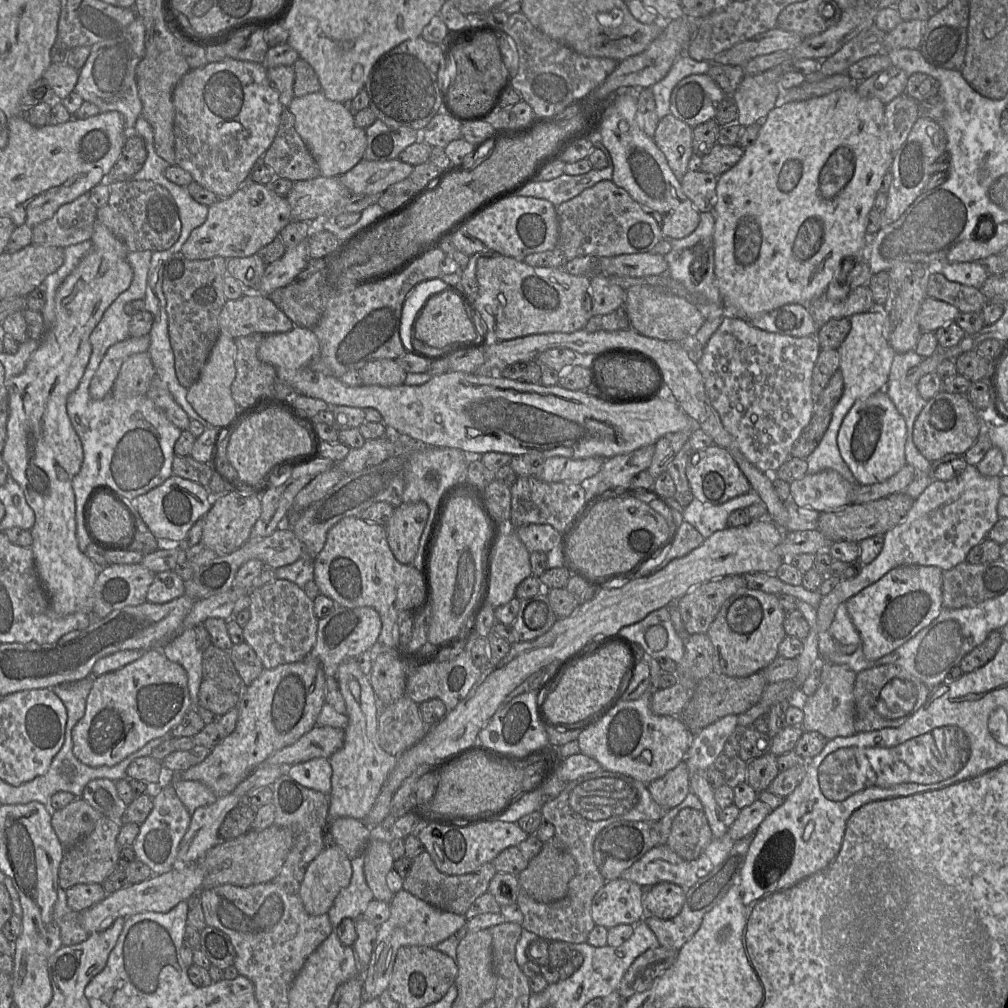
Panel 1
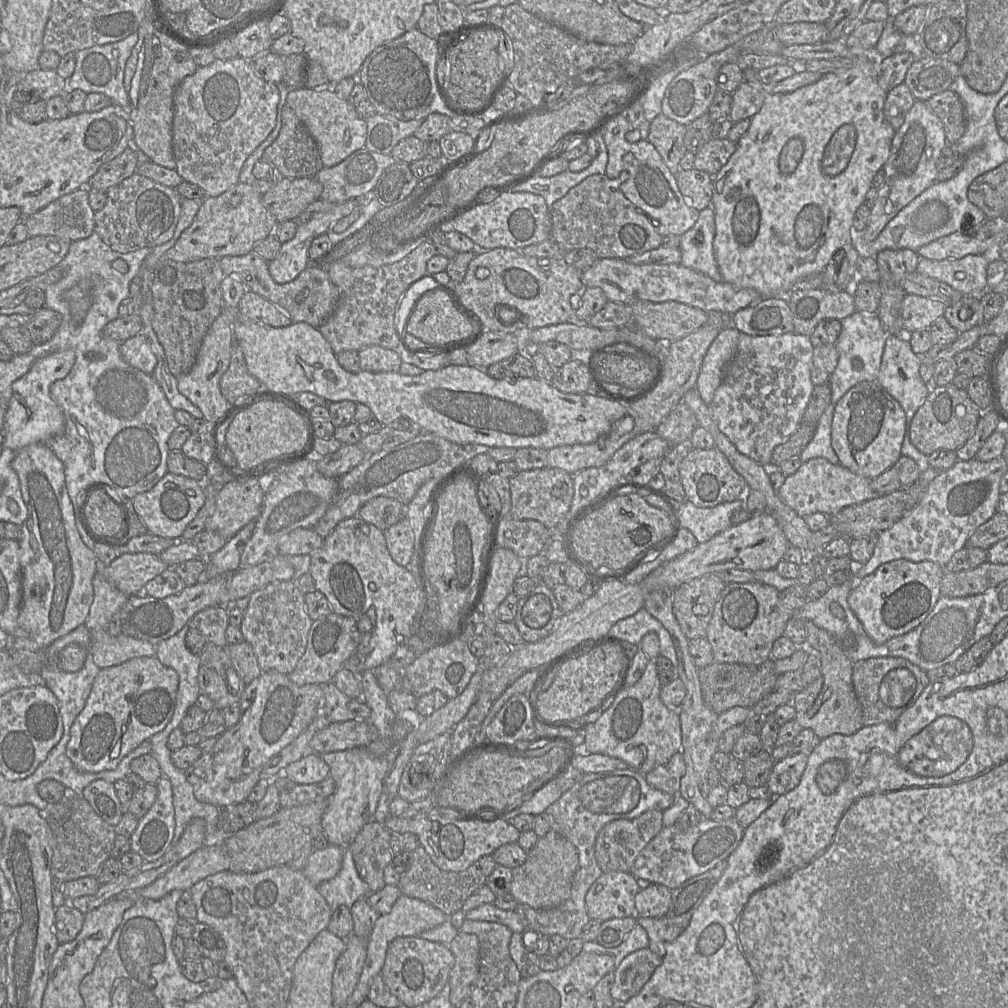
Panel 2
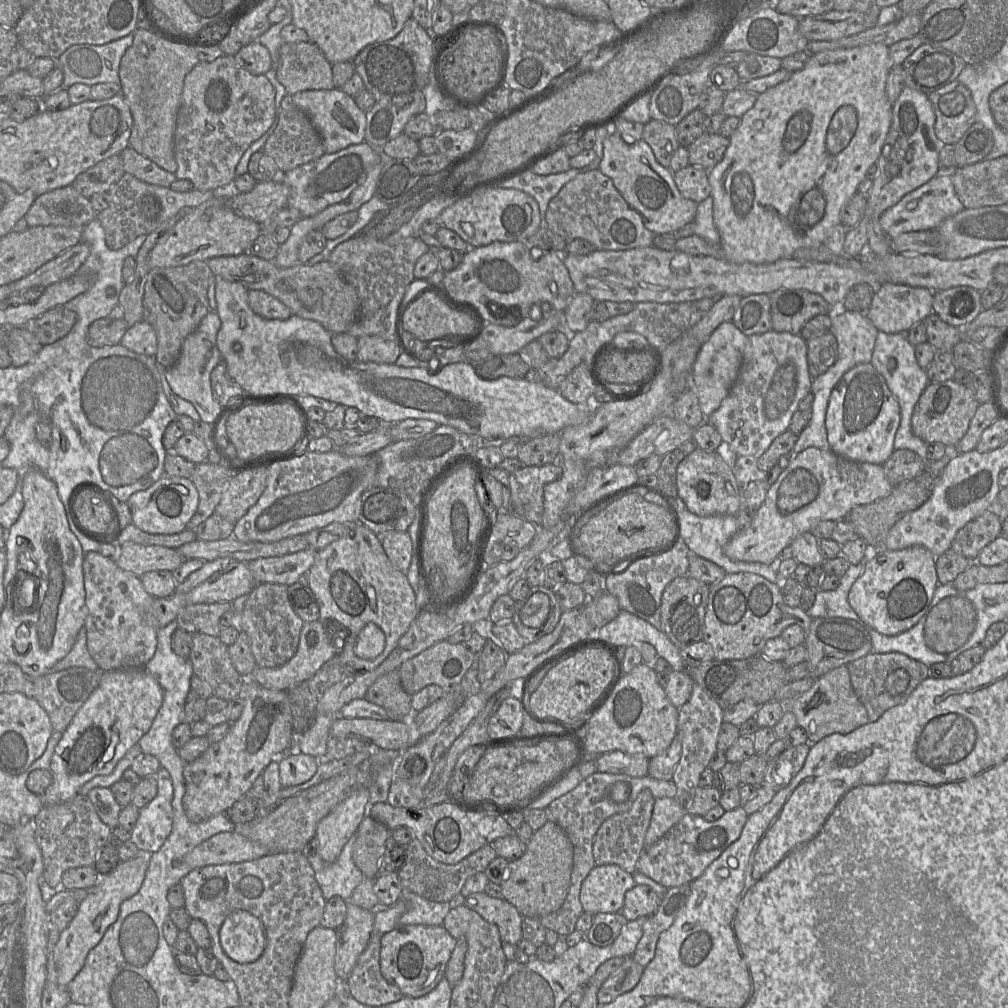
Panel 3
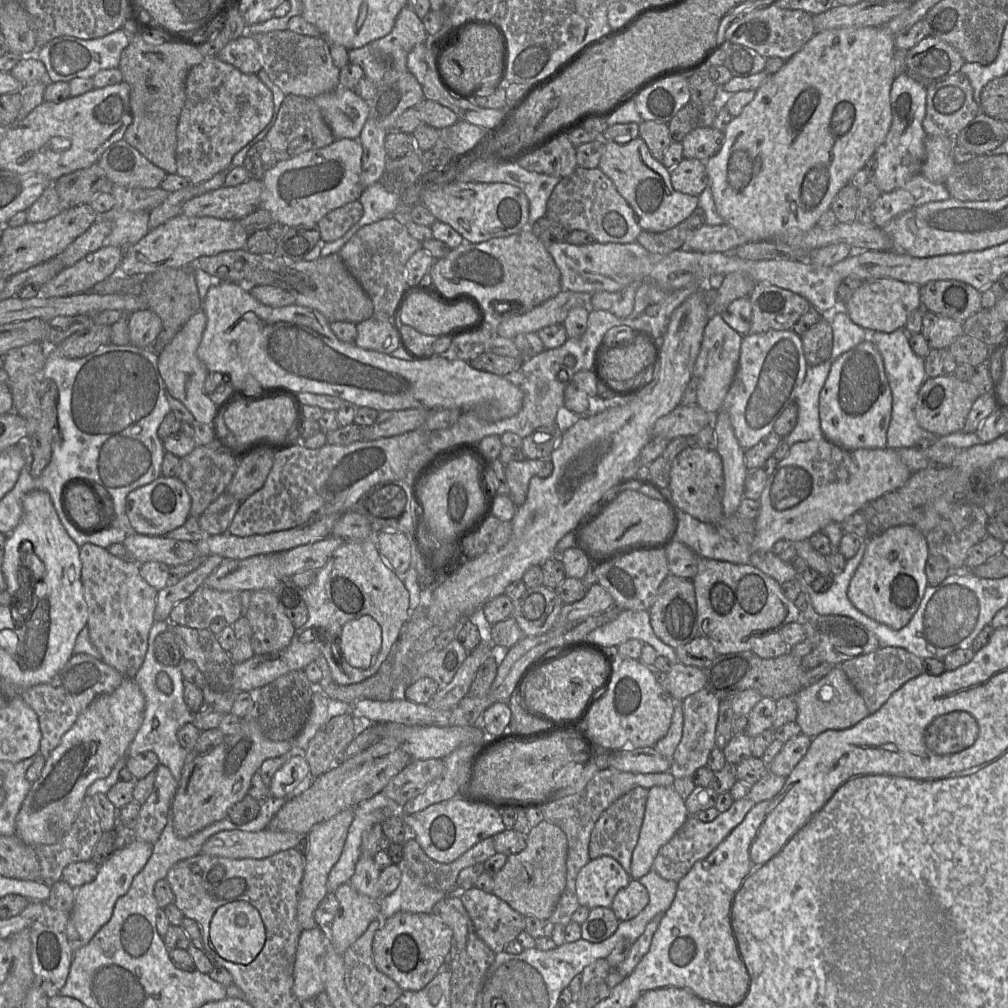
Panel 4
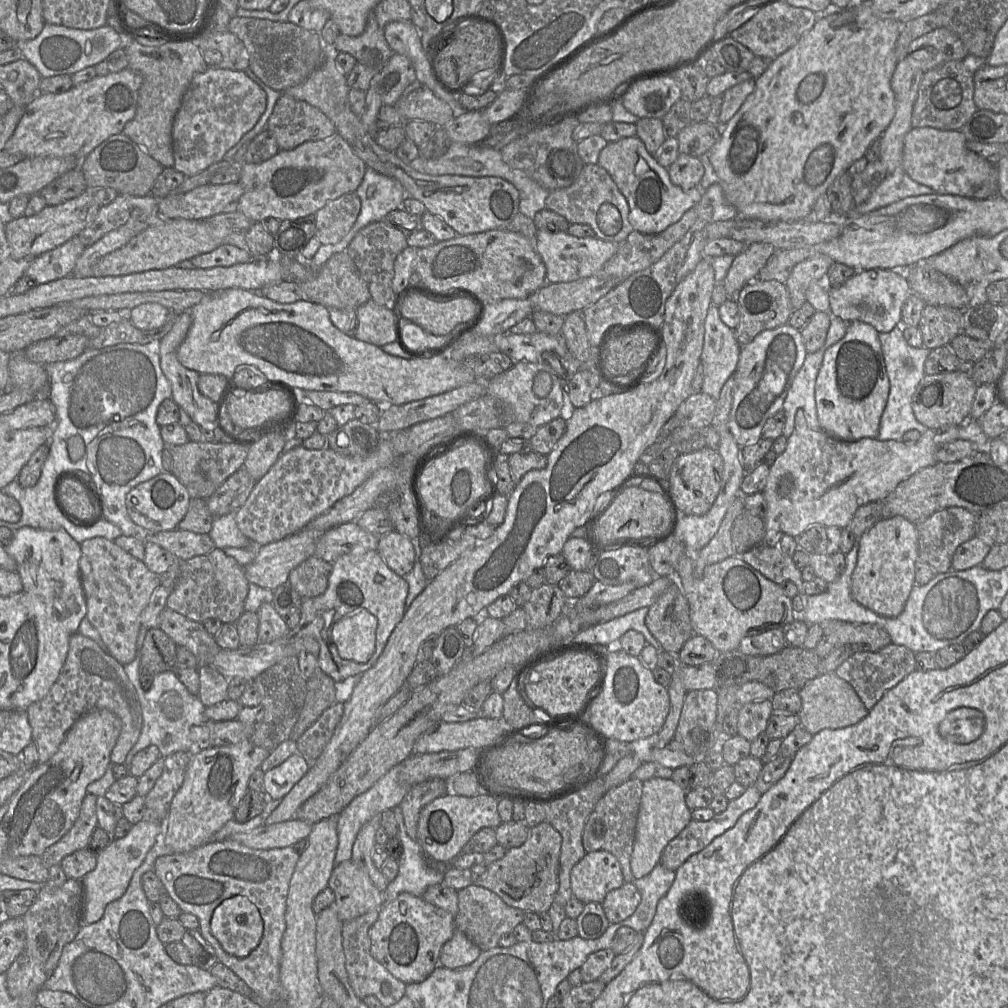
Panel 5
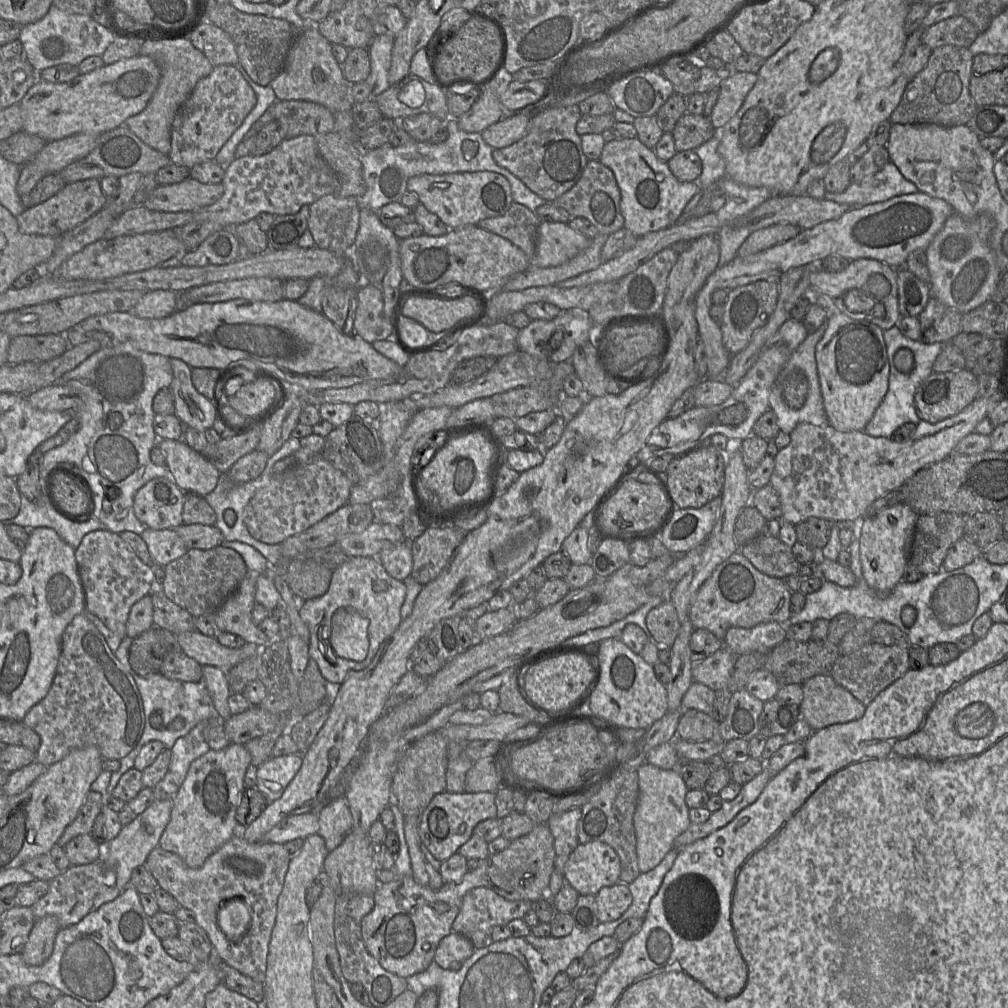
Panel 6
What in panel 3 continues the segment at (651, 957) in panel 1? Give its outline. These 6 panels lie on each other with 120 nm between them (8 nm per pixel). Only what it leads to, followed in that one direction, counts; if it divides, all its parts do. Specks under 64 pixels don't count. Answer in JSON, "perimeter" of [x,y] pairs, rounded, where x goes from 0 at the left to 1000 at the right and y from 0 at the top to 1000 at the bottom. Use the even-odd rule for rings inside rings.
{"perimeter":[[[622,949],[619,955],[594,980],[592,985],[594,997],[603,996],[613,988],[626,983],[635,973],[639,960],[627,949]]]}

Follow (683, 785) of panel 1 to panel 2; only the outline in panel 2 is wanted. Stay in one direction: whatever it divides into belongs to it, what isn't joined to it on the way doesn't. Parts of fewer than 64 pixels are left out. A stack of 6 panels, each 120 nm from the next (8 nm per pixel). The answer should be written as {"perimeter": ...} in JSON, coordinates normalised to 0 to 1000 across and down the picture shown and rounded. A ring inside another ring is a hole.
{"perimeter":[[[677,745],[670,747],[667,752],[640,769],[645,780],[655,785],[673,789],[676,772],[680,768],[681,760]]]}

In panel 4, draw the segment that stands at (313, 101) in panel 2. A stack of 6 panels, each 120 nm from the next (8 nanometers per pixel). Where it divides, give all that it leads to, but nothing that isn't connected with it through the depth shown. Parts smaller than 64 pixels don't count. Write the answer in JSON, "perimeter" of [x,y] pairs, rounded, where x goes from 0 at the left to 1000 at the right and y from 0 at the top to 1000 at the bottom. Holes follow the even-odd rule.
{"perimeter":[[[335,88],[311,97],[333,138],[355,138],[365,118],[365,102],[348,88]]]}

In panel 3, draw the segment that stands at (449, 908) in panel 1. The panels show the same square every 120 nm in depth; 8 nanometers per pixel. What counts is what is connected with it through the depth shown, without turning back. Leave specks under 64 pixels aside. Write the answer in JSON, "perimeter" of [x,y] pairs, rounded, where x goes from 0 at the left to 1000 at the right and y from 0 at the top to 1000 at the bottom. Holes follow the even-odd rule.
{"perimeter":[[[413,831],[402,840],[402,844],[402,856],[395,863],[399,881],[430,895],[445,895],[457,885],[461,874],[466,869],[474,865],[480,865],[486,855],[493,850],[488,839],[483,837],[453,857],[440,857],[429,851]]]}

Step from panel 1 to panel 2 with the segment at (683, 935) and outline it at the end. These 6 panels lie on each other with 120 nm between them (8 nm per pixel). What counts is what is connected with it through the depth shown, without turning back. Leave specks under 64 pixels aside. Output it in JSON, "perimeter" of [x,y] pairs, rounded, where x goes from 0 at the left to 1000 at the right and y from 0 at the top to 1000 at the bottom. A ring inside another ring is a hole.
{"perimeter":[[[720,854],[713,855],[701,865],[680,874],[676,879],[667,883],[666,897],[658,910],[633,910],[634,916],[643,927],[645,941],[655,949],[659,949],[663,938],[672,932],[684,918],[688,907],[694,900],[698,892],[706,884],[721,860]]]}

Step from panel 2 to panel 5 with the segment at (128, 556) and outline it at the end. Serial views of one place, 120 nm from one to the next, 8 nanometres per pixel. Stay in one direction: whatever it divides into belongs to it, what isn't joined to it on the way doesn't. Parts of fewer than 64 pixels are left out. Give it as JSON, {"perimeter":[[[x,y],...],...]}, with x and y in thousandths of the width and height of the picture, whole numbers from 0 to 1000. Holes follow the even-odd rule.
{"perimeter":[[[177,524],[157,529],[143,529],[143,538],[152,538],[170,548],[178,557],[202,551],[213,544],[207,530],[197,530]]]}

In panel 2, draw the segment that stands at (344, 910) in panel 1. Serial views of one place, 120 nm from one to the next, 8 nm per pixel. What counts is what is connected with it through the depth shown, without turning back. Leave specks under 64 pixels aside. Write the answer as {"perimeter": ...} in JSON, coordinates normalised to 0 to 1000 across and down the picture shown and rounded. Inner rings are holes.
{"perimeter":[[[347,841],[340,842],[336,866],[330,872],[319,875],[314,880],[328,905],[336,899],[343,899],[347,902],[354,893],[369,886],[366,878],[355,867]]]}

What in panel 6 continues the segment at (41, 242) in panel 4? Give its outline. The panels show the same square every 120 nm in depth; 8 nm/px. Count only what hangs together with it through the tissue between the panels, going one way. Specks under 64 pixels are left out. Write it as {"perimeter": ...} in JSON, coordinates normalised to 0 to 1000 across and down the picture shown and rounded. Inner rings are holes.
{"perimeter":[[[88,177],[69,181],[45,200],[26,206],[20,214],[16,215],[18,225],[24,232],[57,236],[96,211],[104,205],[106,199],[107,196],[101,189],[99,178]]]}

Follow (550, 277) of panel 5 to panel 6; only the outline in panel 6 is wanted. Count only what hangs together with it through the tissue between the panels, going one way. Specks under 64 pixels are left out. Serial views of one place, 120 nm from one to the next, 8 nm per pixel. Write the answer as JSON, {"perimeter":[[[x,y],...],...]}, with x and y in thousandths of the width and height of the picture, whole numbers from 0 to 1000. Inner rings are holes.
{"perimeter":[[[536,220],[532,248],[525,257],[527,262],[538,266],[556,264],[580,248],[586,238],[566,227],[563,222]]]}

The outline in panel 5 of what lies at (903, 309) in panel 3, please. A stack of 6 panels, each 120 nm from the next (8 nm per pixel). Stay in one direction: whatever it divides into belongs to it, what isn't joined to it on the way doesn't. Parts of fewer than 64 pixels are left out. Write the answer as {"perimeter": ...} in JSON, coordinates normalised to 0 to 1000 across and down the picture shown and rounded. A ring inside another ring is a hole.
{"perimeter":[[[854,268],[834,284],[822,287],[823,311],[838,319],[858,319],[871,329],[881,330],[895,320],[895,304],[904,291],[905,287],[895,268]]]}

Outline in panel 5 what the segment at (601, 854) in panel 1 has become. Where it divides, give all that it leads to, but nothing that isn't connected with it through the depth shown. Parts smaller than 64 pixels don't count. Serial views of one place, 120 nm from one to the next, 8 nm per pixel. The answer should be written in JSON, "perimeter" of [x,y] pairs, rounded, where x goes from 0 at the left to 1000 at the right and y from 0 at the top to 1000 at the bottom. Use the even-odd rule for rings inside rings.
{"perimeter":[[[623,772],[615,779],[603,784],[591,797],[577,826],[577,838],[581,846],[600,843],[612,851],[620,876],[629,873],[626,864],[626,847],[637,789],[637,778],[638,776],[633,773]]]}

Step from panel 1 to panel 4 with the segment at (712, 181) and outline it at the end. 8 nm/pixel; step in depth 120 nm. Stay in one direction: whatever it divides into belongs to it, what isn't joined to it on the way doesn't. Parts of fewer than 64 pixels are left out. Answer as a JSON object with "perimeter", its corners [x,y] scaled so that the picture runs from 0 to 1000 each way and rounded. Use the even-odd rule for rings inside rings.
{"perimeter":[[[678,157],[671,166],[664,169],[664,173],[668,187],[679,192],[693,194],[702,184],[699,160],[692,158]]]}

